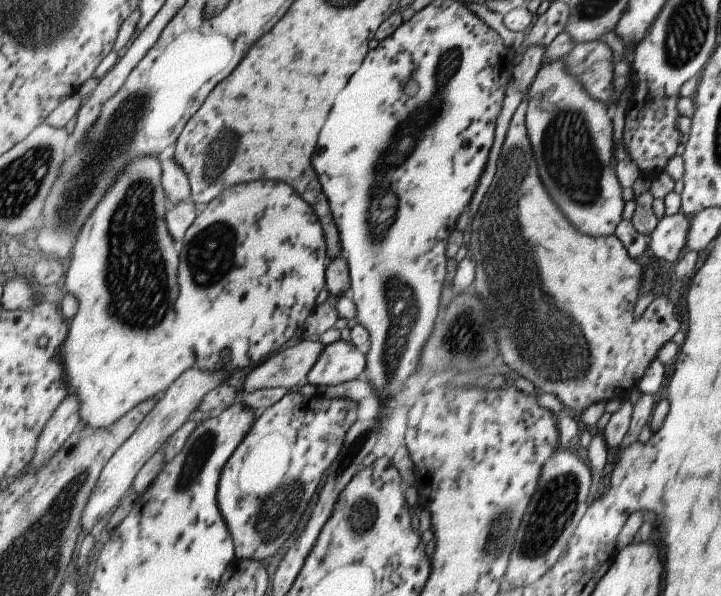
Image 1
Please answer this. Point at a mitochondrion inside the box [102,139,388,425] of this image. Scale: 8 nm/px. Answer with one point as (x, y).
(202, 258)

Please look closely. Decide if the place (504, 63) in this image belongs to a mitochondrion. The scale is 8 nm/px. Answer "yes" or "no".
no

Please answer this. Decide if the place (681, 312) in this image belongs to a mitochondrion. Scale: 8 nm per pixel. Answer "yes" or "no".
no

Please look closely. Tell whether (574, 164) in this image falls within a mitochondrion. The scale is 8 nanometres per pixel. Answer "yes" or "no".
yes

